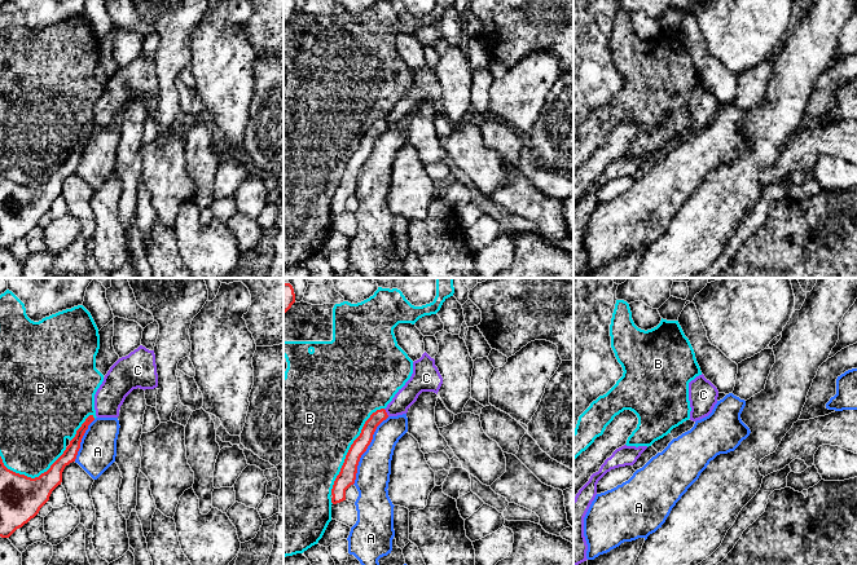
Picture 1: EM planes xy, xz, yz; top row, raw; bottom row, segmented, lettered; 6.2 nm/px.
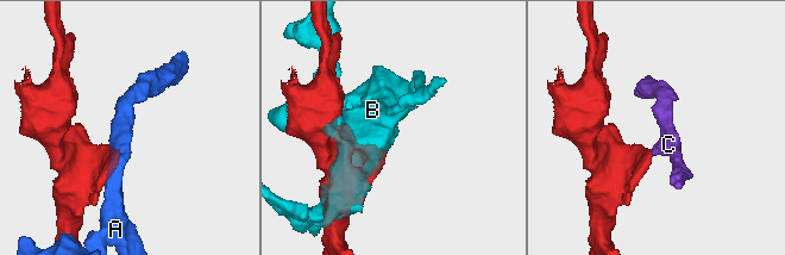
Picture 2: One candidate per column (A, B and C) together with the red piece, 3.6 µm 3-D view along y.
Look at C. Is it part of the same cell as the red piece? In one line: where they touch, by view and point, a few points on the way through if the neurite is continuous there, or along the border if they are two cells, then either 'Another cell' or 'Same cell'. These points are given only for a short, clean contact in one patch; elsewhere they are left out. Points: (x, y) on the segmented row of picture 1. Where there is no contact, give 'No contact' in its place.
Touches red at xz (386, 413). Boundary: xz (383, 409), (389, 415). Another cell

